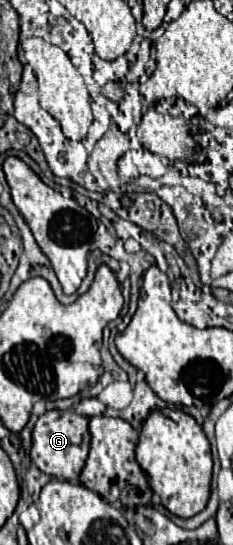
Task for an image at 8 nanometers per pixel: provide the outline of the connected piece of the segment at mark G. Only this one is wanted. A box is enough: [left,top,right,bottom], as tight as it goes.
[32,411,90,481]

